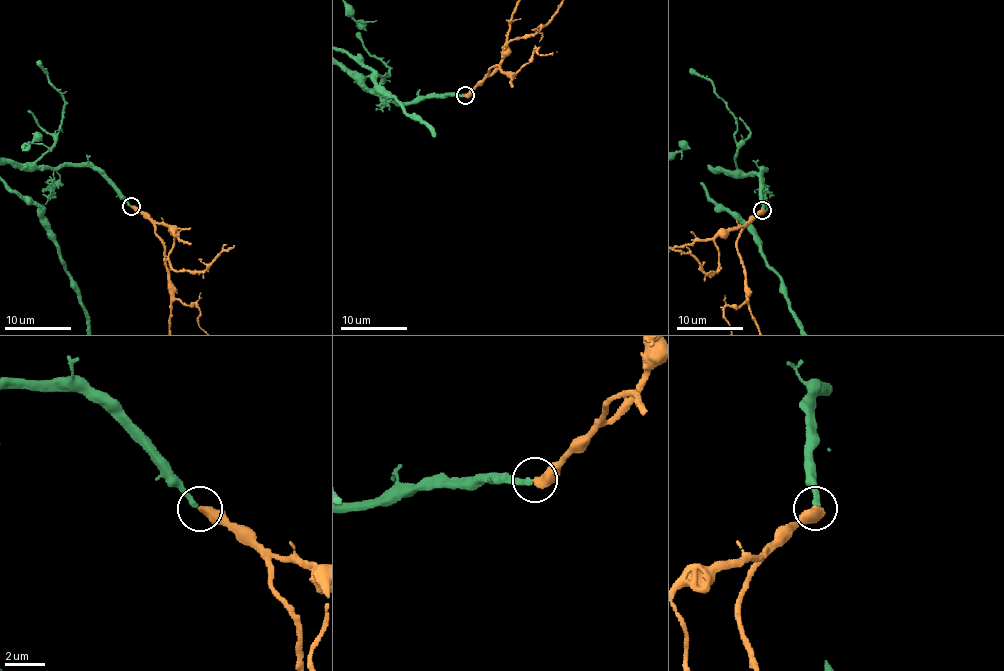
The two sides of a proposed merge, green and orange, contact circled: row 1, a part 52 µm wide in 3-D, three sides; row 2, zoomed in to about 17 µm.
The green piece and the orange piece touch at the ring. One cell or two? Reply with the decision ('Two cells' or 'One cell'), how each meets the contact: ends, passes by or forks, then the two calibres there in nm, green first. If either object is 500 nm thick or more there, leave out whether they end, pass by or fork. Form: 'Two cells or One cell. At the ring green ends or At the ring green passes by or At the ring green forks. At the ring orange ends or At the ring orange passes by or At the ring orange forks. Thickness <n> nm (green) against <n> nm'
One cell. Thickness 280 nm (green) against 500 nm

